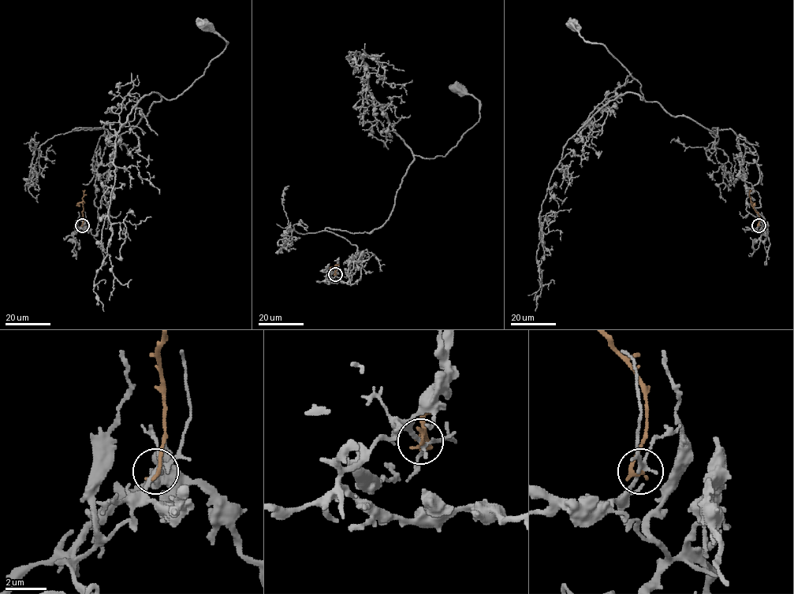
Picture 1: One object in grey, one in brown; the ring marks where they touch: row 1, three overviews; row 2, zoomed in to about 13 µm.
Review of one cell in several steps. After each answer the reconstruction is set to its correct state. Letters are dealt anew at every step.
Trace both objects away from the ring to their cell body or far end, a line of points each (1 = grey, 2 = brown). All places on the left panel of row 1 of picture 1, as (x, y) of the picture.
1: (82, 224), (73, 234), (96, 233), (104, 130), (72, 130), (118, 135), (181, 94), (226, 45), (205, 25)
2: (82, 224), (83, 191)

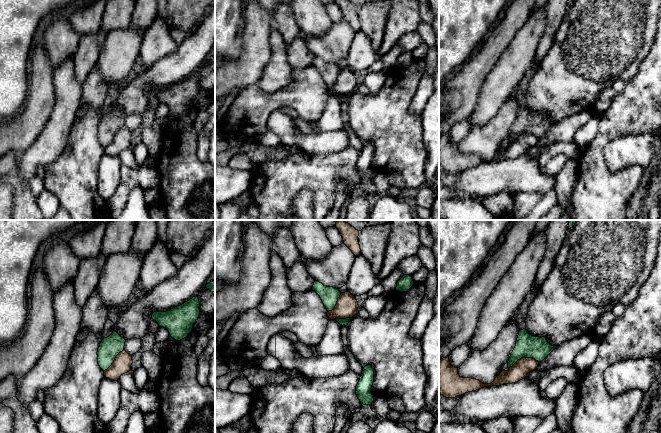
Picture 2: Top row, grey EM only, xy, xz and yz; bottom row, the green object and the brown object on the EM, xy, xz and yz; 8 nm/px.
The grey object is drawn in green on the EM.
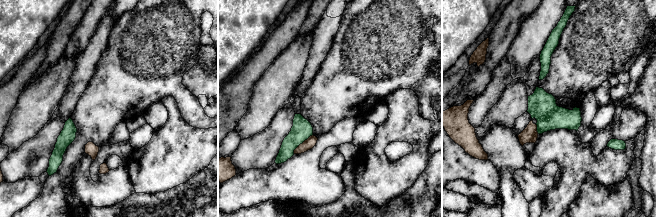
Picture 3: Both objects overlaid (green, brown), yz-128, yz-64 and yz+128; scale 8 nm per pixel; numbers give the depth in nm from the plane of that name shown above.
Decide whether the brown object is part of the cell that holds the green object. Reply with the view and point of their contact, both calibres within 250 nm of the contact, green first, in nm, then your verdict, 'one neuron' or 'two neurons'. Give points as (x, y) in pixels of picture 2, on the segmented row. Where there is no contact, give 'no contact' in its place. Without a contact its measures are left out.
contact yz (521, 357); calibres 190 and 140 nm; two neurons

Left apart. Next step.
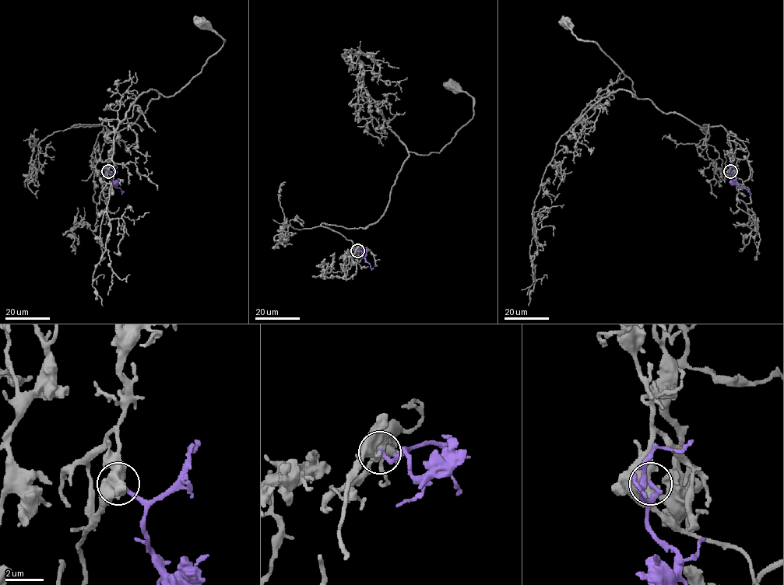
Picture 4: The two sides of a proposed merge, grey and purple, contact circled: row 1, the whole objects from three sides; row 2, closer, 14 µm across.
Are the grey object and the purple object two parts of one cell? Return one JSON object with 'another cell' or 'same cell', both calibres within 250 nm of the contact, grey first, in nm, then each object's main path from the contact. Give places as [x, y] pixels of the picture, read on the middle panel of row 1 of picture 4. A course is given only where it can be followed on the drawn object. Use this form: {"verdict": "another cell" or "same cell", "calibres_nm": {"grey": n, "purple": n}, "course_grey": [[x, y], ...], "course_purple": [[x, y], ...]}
{"verdict": "same cell", "calibres_nm": {"grey": 600, "purple": 240}, "course_grey": [[357, 250], [342, 268], [353, 243], [321, 225], [378, 219], [409, 152], [439, 152], [473, 115], [452, 85]], "course_purple": [[357, 250], [365, 254], [365, 259], [371, 269]]}

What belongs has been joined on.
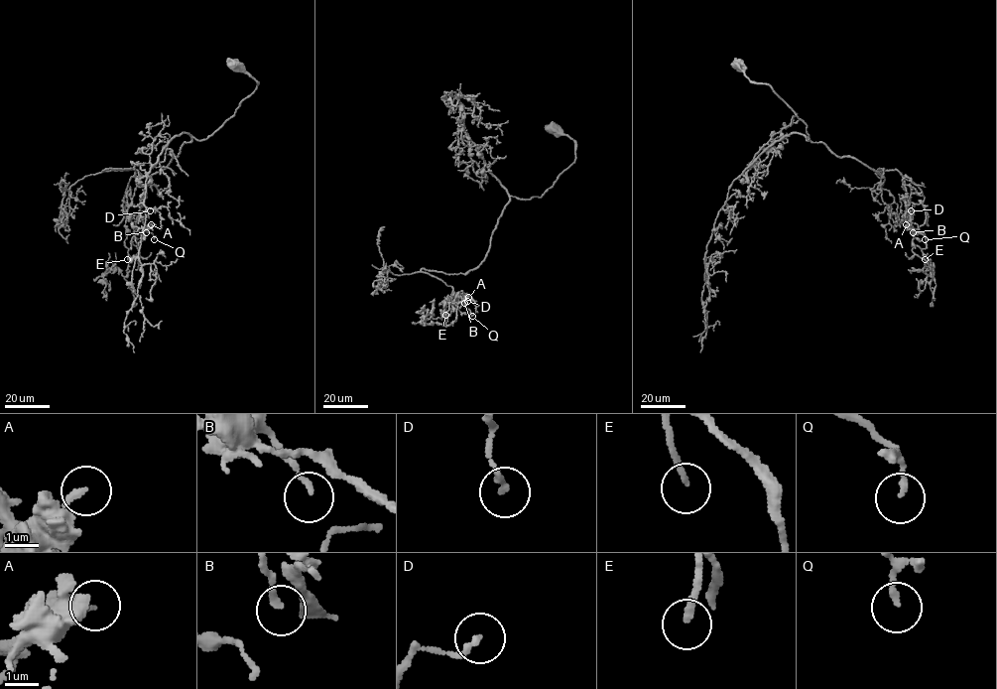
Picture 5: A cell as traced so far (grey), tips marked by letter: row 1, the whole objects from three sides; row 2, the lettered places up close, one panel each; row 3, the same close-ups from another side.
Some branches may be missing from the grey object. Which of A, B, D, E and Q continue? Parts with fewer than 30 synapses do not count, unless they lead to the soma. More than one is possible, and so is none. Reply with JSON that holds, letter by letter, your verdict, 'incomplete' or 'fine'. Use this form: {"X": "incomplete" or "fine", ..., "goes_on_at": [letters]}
{"A": "fine", "B": "fine", "D": "fine", "E": "incomplete", "Q": "fine", "goes_on_at": ["E"]}

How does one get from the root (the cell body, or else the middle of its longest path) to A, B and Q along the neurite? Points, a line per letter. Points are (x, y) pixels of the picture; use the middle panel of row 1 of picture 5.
A: (554, 128), (574, 161), (541, 197), (510, 197), (484, 260), (421, 270), (452, 288), (441, 315), (468, 297)
B: (554, 128), (574, 161), (541, 197), (510, 197), (484, 260), (421, 270), (452, 288), (441, 315), (464, 303)
Q: (554, 128), (574, 161), (510, 197), (484, 260), (421, 270), (452, 288), (441, 315), (461, 296), (472, 316)

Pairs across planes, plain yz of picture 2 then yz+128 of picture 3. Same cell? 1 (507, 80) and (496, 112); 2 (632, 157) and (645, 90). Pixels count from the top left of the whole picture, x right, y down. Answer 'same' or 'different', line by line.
1: different
2: different

